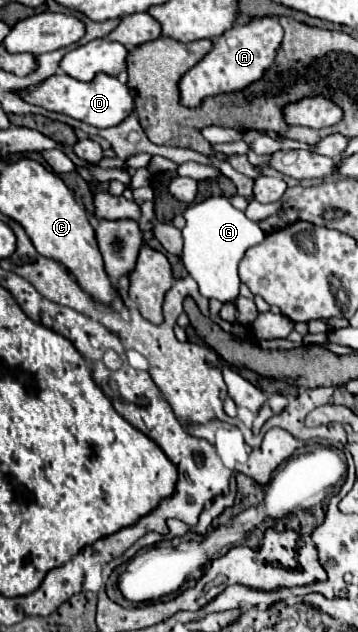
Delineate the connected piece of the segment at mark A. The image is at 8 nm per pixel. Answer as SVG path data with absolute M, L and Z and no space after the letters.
M263 17L253 19L251 23L243 27L233 27L225 31L225 35L213 39L213 49L197 63L191 71L187 71L179 83L181 91L181 103L185 107L197 107L203 99L221 95L221 93L233 93L239 89L245 89L249 83L257 81L269 63L273 63L277 47L281 45L281 25L275 17Z

